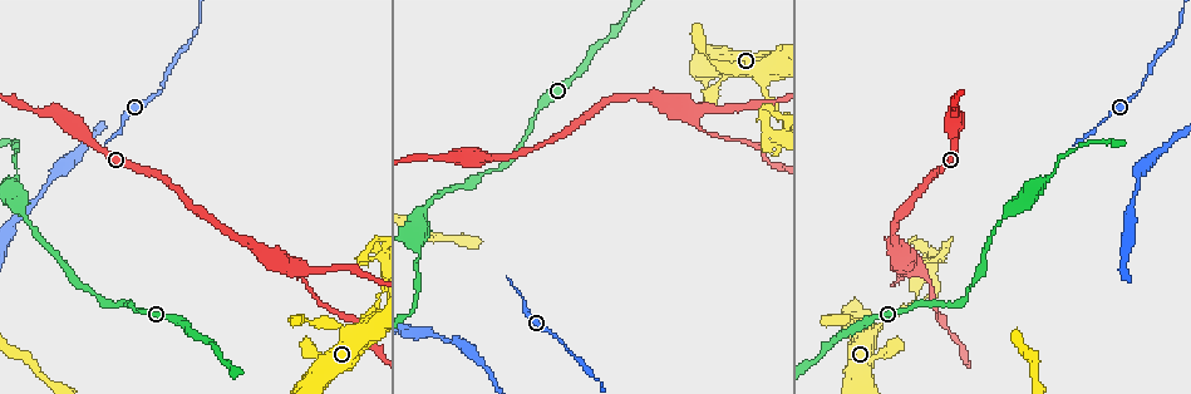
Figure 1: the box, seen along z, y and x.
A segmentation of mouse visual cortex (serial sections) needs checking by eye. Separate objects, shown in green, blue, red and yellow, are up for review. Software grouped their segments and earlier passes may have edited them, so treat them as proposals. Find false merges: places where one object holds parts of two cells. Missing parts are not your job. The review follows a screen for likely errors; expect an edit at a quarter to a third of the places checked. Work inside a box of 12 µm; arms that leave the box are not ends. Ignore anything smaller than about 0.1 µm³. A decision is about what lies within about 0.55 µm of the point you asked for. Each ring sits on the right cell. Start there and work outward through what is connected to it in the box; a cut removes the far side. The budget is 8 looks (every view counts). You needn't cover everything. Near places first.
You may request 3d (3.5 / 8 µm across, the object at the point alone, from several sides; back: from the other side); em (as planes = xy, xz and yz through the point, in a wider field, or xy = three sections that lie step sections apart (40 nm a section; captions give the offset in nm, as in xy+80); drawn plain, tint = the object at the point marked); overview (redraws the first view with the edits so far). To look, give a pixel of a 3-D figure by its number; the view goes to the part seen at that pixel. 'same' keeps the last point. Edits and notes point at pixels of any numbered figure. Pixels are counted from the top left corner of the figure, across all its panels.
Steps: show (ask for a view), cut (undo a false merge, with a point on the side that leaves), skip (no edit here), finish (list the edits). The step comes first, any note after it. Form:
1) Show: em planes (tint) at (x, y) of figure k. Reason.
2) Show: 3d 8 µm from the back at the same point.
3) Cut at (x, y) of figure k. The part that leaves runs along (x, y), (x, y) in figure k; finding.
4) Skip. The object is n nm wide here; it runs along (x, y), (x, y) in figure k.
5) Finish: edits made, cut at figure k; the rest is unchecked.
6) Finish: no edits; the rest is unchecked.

Show: 3d 3.5 µm at (763, 76) of figure 1. Abrupt turn.

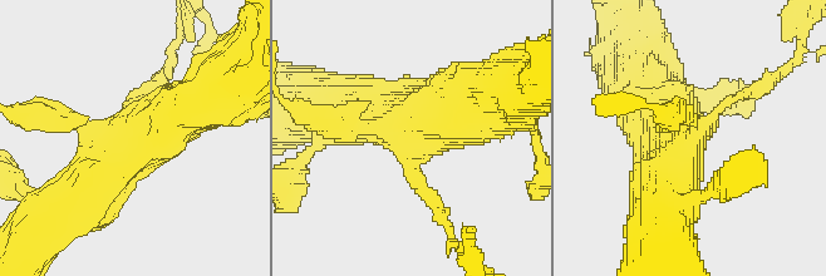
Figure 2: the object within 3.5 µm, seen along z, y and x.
Show: em xy step 3 (tint) at (126, 130) of figure 2.

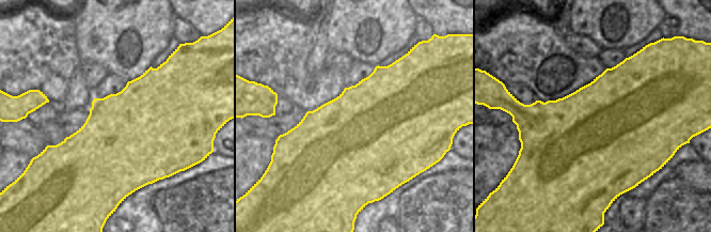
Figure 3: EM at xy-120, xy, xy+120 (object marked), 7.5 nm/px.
Show: em planes (tint) at the same point.

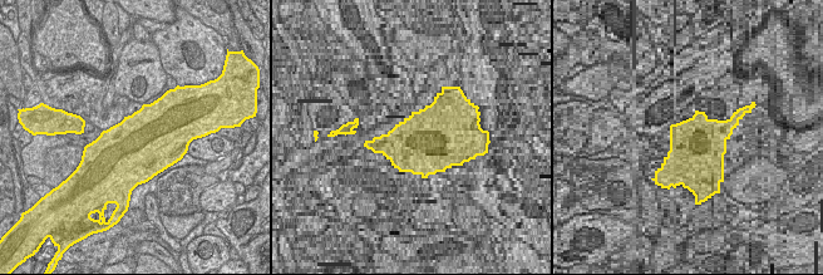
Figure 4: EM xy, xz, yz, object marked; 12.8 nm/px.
Cut at (756, 87) of figure 2. The part that leaves runs along (718, 109), (776, 79), (801, 44) in figure 2; a second cell is stuck on.

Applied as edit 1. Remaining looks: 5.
Show: 3d 3.5 µm from the back at (295, 265) of figure 1. Sudden change in width.

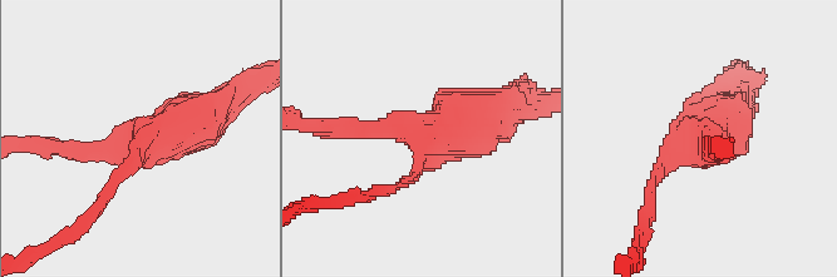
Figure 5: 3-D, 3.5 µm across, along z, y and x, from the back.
Show: em xy step 2 (tint) at (699, 135) of figure 5. Shape alone is not enough.

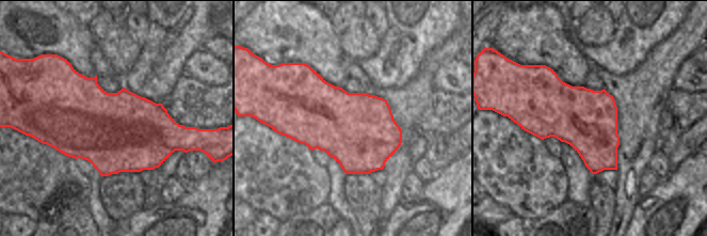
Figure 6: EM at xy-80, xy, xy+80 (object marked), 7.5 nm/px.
Skip. It runs along (217, 109), (124, 148), (67, 148) in figure 5; continuous, no second cell.

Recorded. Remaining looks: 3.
Show: 3d 8 µm at (562, 343) of figure 1. Narrows sharply.

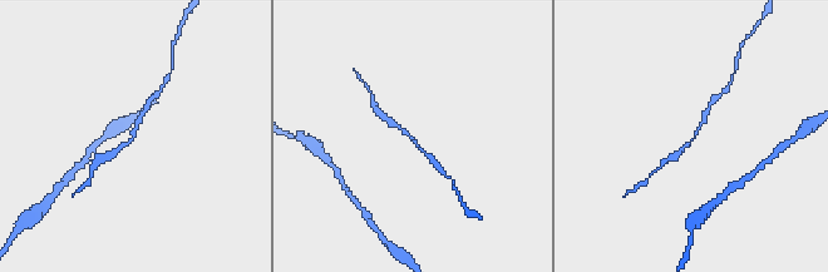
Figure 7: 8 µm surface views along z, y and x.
Show: em xy step 3 (tint) at (695, 138) of figure 7. Shape alone is not enough.

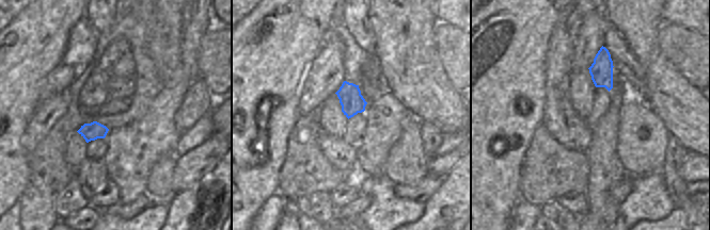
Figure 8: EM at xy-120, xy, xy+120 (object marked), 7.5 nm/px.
Skip. It runs along (107, 157), (131, 141), (146, 108) in figure 7; continuous, no second cell.

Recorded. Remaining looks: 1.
Finish: edits made, cut at figure 2; the rest is unchecked.

